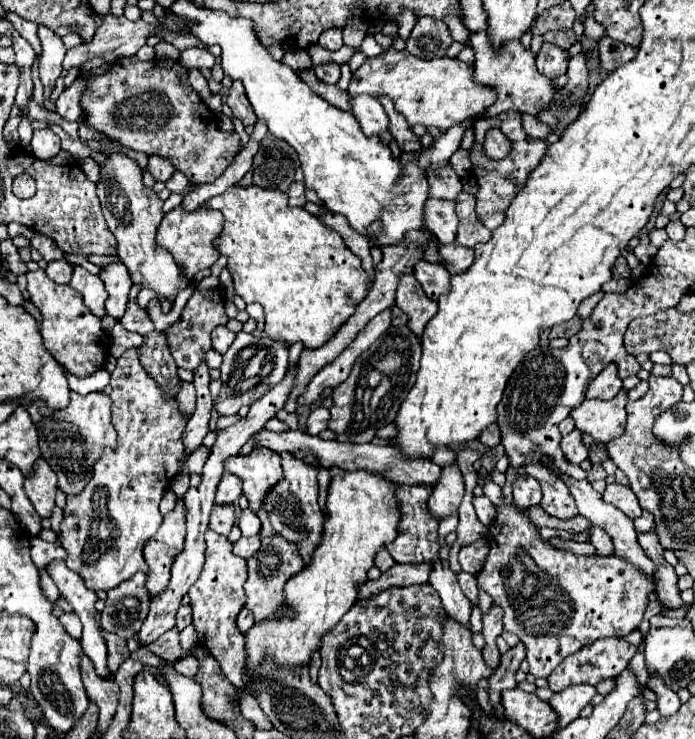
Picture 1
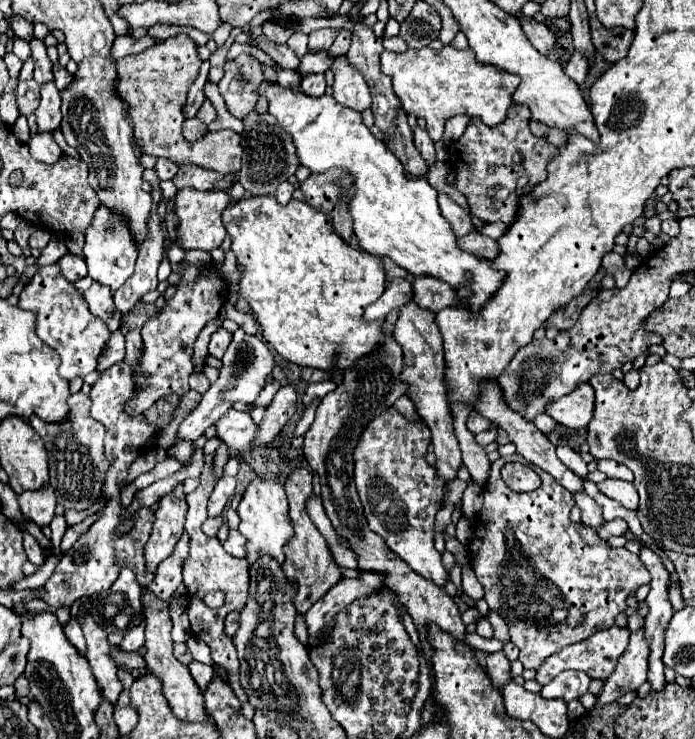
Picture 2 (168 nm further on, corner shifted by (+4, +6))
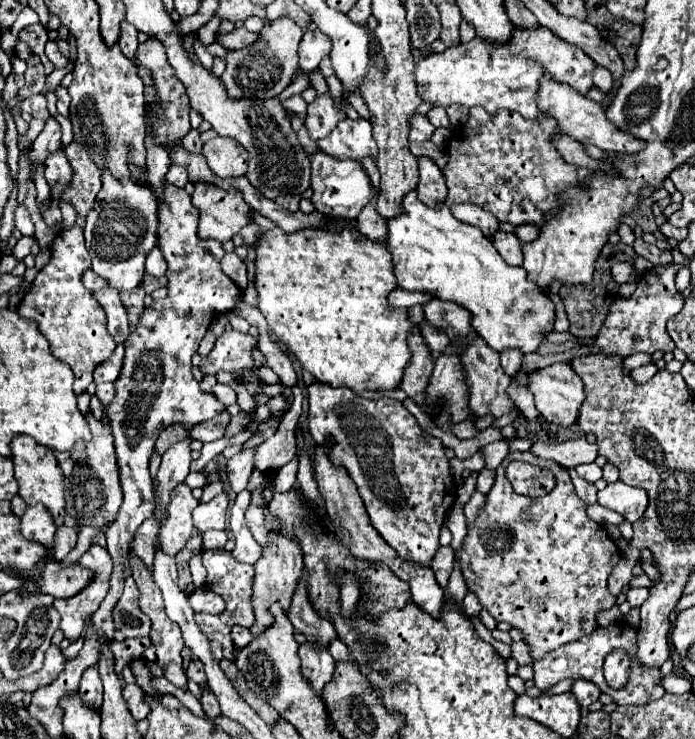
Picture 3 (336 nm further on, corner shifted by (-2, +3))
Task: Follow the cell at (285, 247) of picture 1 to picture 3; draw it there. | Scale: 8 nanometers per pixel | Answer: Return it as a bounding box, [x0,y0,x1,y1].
[255,227,413,391]

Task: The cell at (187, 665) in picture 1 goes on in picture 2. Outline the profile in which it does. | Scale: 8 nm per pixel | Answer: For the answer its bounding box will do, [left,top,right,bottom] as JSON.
[189,662,213,690]

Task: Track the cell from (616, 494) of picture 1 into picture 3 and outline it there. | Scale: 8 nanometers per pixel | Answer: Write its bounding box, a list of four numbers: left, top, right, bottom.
[597,481,647,523]

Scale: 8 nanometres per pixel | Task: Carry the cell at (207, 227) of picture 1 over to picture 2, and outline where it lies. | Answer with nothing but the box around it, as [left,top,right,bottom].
[175,188,229,252]

